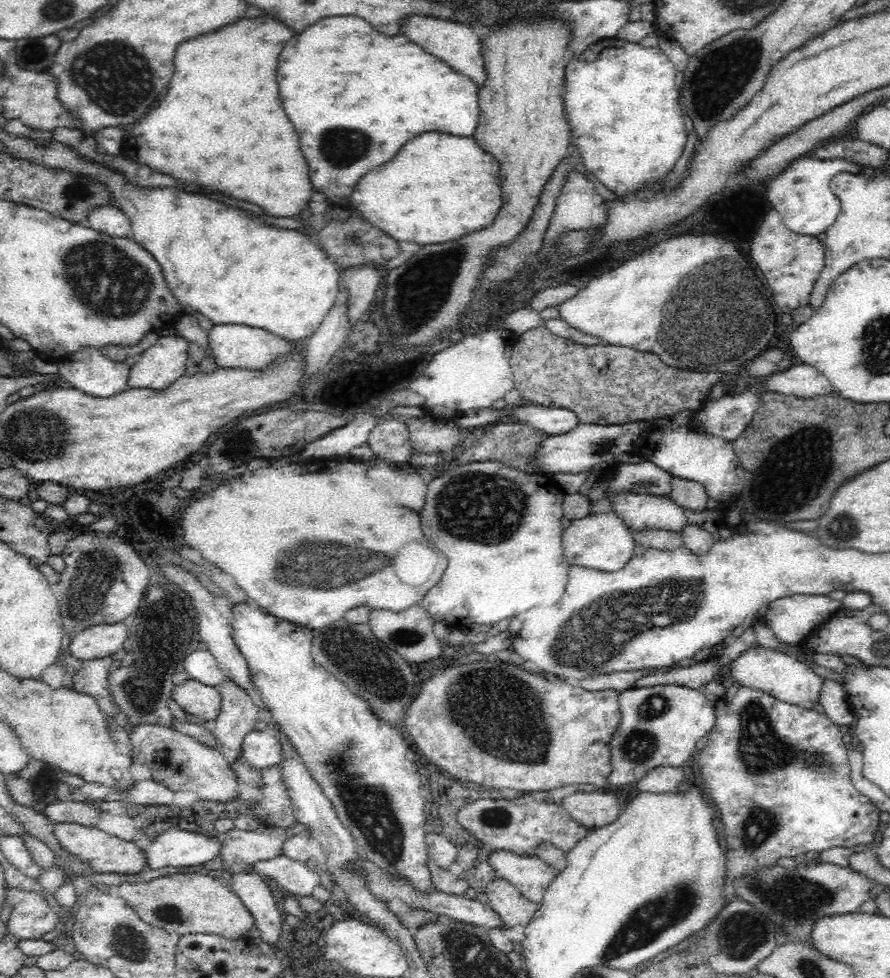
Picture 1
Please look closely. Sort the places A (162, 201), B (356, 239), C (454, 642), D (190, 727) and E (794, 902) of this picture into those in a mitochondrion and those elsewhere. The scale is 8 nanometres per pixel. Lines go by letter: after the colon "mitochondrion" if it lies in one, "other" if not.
A: other
B: mitochondrion
C: other
D: other
E: mitochondrion

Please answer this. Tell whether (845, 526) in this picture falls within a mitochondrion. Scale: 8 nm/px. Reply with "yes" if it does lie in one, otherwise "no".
yes

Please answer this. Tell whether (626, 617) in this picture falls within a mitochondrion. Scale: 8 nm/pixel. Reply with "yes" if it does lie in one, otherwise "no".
yes

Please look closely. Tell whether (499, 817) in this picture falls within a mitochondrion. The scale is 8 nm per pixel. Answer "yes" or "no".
yes

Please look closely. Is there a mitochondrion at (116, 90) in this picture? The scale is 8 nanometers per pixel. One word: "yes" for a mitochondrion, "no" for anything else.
yes

